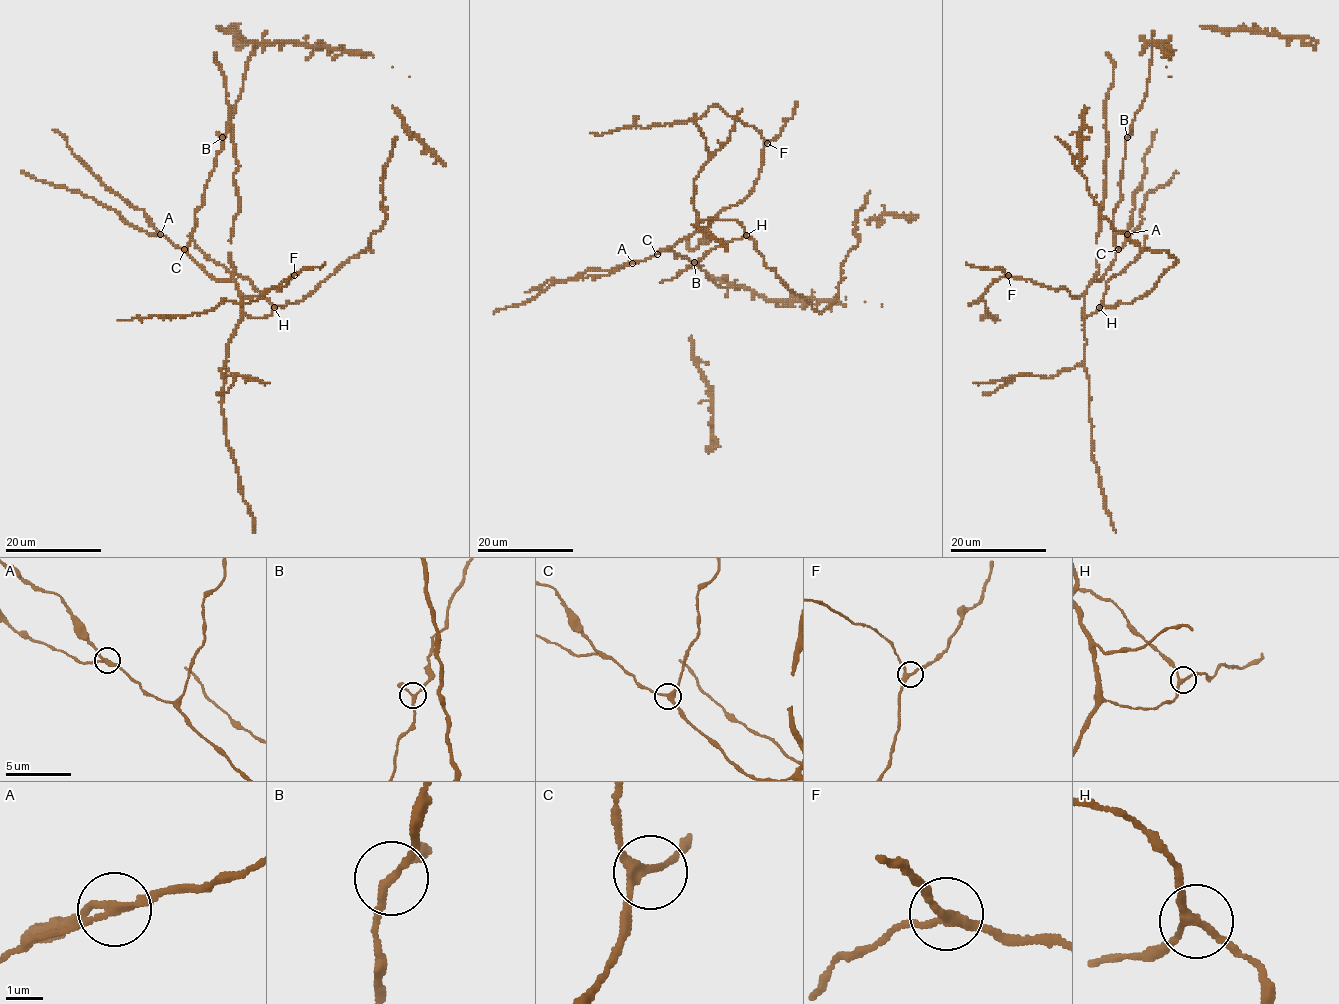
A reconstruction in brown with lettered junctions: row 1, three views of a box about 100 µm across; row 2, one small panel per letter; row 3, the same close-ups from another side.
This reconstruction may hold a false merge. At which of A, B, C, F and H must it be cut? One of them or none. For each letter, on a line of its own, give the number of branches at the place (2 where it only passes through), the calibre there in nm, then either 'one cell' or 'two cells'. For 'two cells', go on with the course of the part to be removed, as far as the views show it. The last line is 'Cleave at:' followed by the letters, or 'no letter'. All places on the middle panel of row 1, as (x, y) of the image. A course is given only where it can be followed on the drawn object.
A: branches 3; calibre 200 nm; two cells; course (633, 262), (615, 268), (585, 271), (566, 281), (550, 279), (525, 293)
B: branches 3; calibre 190 nm; one cell
C: branches 3; calibre 220 nm; one cell
F: branches 3; calibre 240 nm; one cell
H: branches 3; calibre 190 nm; one cell
Cleave at: A

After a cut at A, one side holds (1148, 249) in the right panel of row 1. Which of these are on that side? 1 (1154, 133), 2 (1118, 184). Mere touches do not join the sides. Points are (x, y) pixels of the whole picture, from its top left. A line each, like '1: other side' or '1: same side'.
1: other side
2: same side

